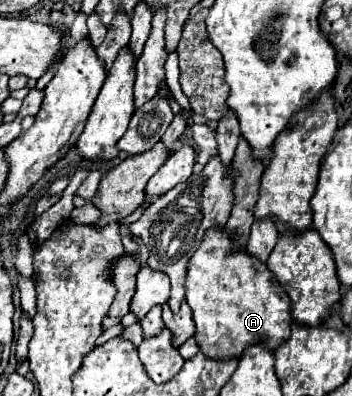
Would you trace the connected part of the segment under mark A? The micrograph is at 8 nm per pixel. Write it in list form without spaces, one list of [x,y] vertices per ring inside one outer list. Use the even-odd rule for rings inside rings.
[[[213,227],[201,247],[189,259],[187,303],[193,309],[195,341],[209,359],[241,359],[249,345],[265,345],[275,351],[291,335],[291,311],[287,293],[275,283],[269,267],[247,255],[245,249],[231,251],[231,235]],[[227,339],[231,345],[219,345]]]

